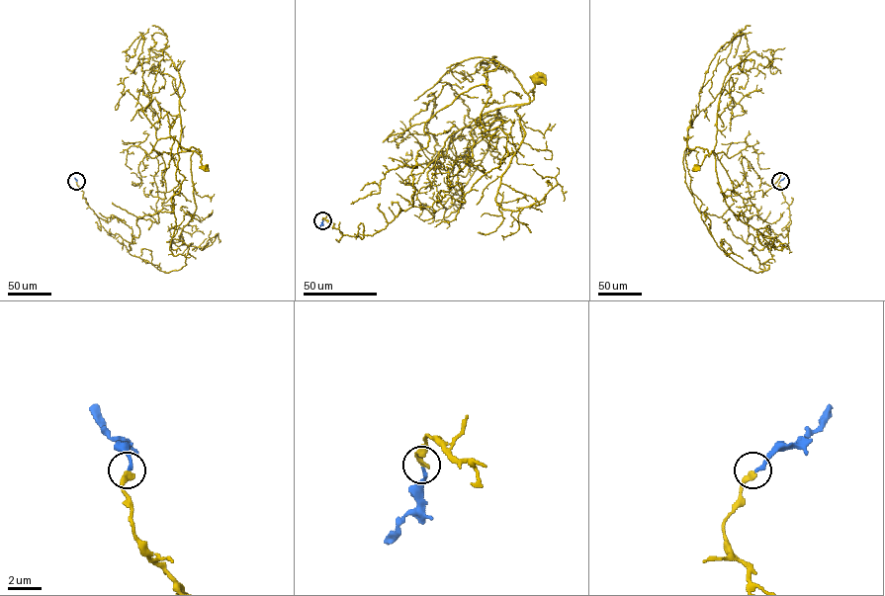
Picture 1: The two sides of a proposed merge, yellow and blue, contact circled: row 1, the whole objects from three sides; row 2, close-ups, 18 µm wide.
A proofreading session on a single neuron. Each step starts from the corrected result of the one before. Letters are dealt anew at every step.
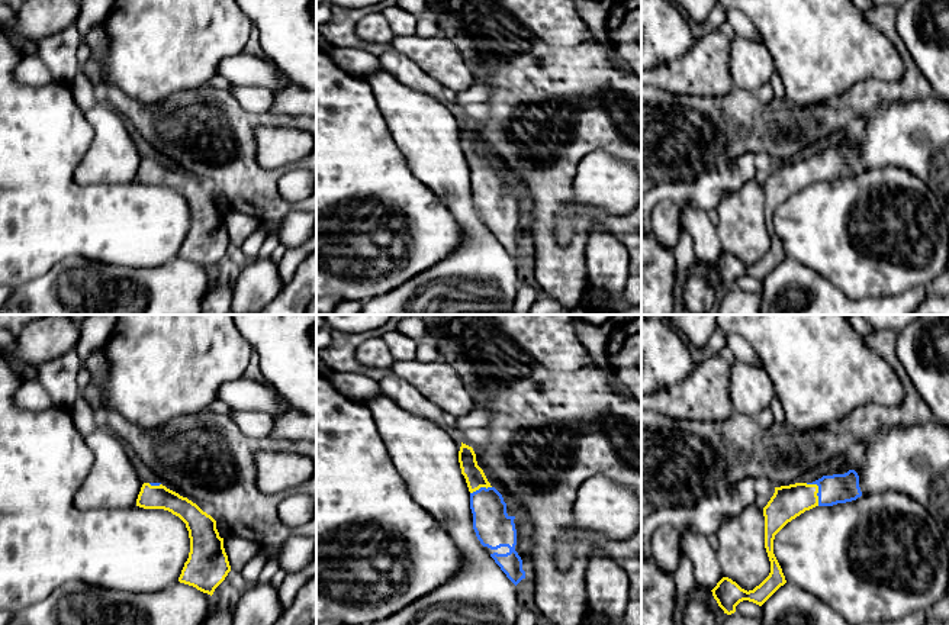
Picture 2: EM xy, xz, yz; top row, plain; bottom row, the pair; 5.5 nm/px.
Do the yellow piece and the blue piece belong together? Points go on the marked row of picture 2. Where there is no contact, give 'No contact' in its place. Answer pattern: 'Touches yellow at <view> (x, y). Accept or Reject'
Touches yellow at yz (817, 490). Accept

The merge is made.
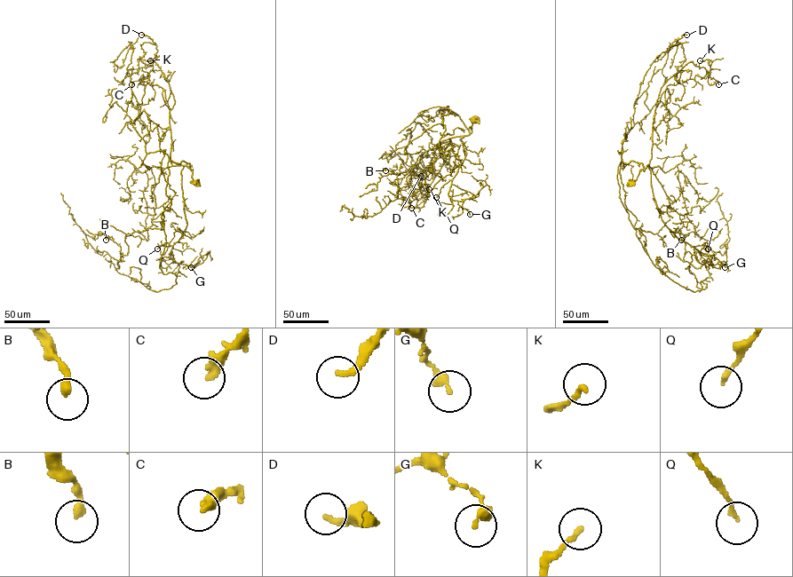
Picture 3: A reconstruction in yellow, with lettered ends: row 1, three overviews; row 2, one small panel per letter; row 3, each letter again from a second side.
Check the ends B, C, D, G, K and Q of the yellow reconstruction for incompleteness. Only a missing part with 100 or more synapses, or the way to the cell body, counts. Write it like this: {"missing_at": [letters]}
{"missing_at": []}

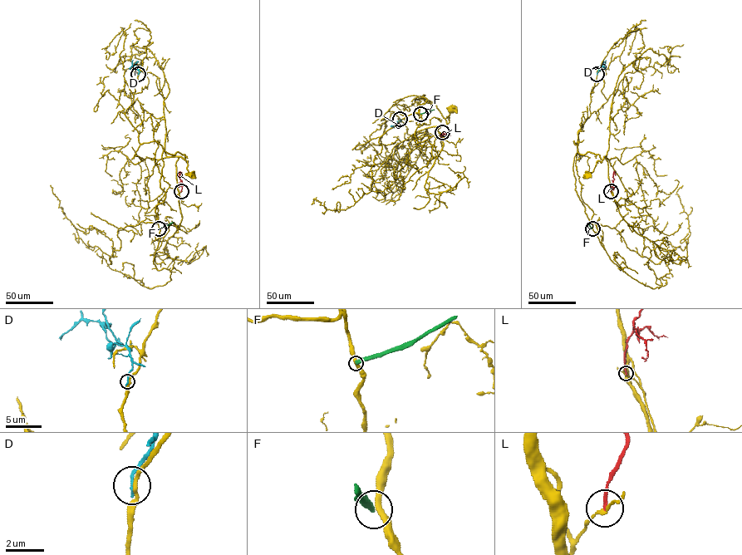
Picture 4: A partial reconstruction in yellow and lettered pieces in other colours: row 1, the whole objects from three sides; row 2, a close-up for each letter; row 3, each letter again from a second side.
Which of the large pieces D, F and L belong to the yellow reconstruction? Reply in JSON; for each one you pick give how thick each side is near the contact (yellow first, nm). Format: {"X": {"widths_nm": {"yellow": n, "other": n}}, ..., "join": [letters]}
{"join": []}

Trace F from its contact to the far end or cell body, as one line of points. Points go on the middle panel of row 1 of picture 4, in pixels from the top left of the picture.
F: (420, 114), (434, 110)

